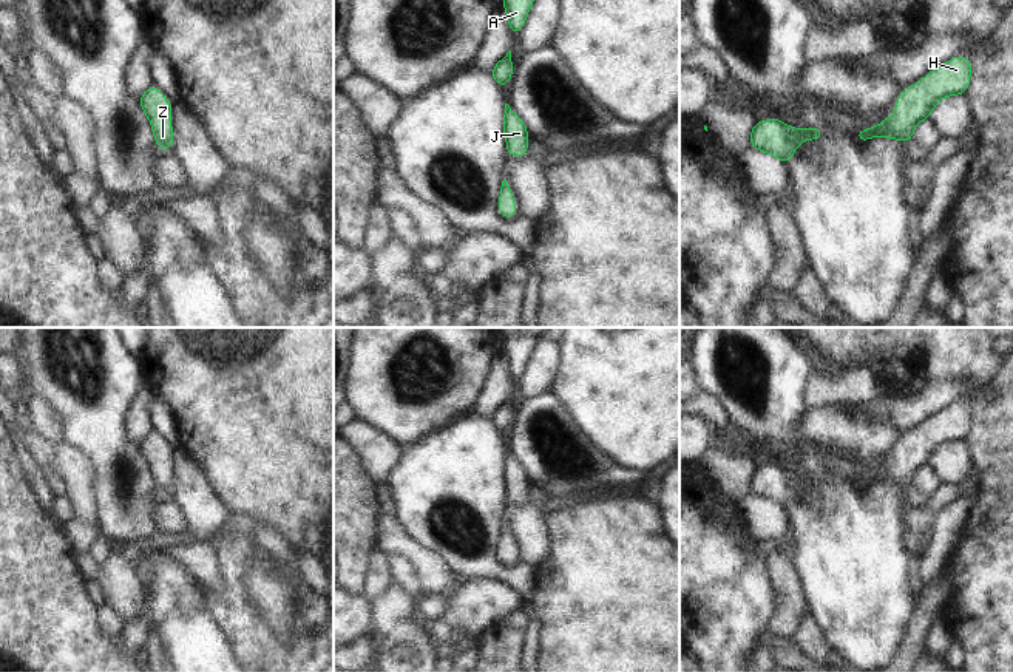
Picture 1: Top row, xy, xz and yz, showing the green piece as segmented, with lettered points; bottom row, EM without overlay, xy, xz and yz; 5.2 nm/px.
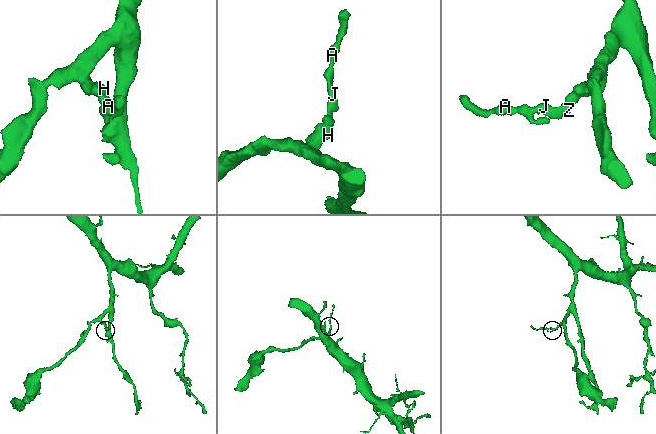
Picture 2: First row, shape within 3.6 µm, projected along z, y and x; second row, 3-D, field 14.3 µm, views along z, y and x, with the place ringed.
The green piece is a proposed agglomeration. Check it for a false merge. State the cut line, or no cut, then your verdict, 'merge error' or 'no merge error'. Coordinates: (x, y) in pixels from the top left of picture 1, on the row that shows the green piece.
no cut | no merge error

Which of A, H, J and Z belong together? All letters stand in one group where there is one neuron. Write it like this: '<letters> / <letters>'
A H J Z

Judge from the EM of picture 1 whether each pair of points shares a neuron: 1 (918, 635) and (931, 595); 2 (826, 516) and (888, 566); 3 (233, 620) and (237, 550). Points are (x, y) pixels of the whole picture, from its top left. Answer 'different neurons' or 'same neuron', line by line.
1: same neuron
2: same neuron
3: same neuron

